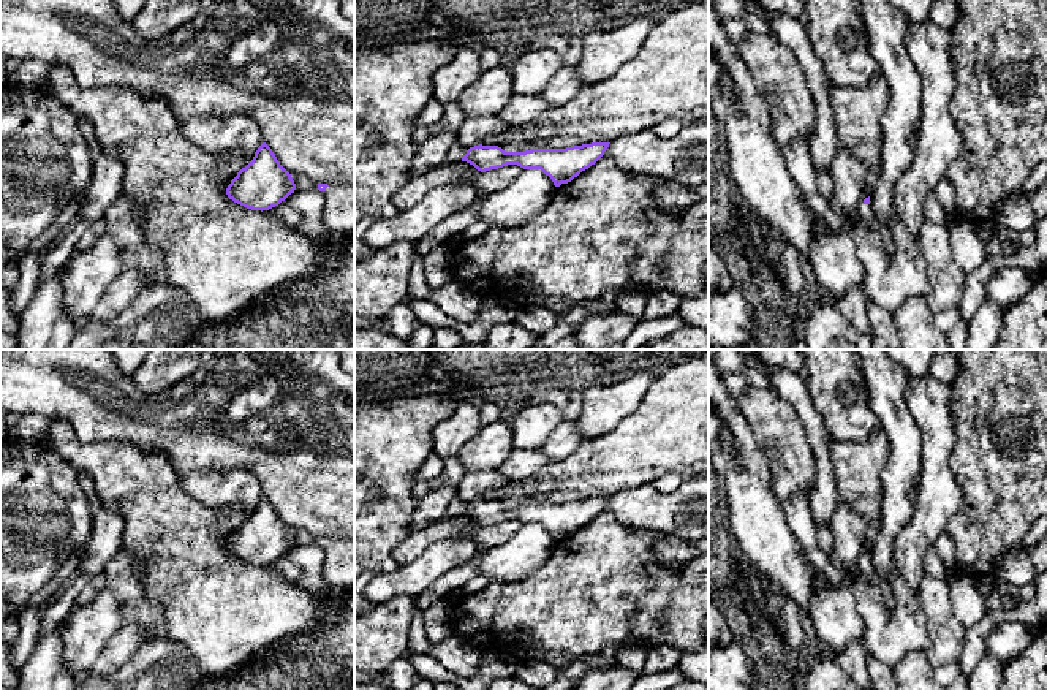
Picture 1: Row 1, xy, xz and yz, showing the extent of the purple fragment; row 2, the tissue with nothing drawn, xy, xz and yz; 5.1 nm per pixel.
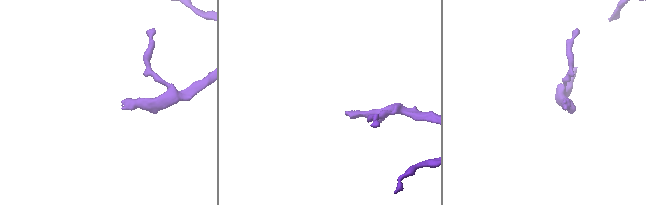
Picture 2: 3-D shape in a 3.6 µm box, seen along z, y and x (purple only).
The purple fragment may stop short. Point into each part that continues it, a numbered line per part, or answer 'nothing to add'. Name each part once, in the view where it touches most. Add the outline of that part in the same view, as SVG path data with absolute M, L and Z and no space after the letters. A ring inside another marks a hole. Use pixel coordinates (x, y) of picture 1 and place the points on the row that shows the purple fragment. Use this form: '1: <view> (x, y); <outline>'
1: xz (457, 151); M454 142L444 157L444 163L462 161L462 157L467 154L468 147L463 147L459 142Z

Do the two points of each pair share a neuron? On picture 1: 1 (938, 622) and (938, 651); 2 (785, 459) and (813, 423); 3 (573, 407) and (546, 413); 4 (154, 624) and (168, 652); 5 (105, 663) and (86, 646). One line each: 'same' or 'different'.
1: same
2: different
3: different
4: different
5: different

